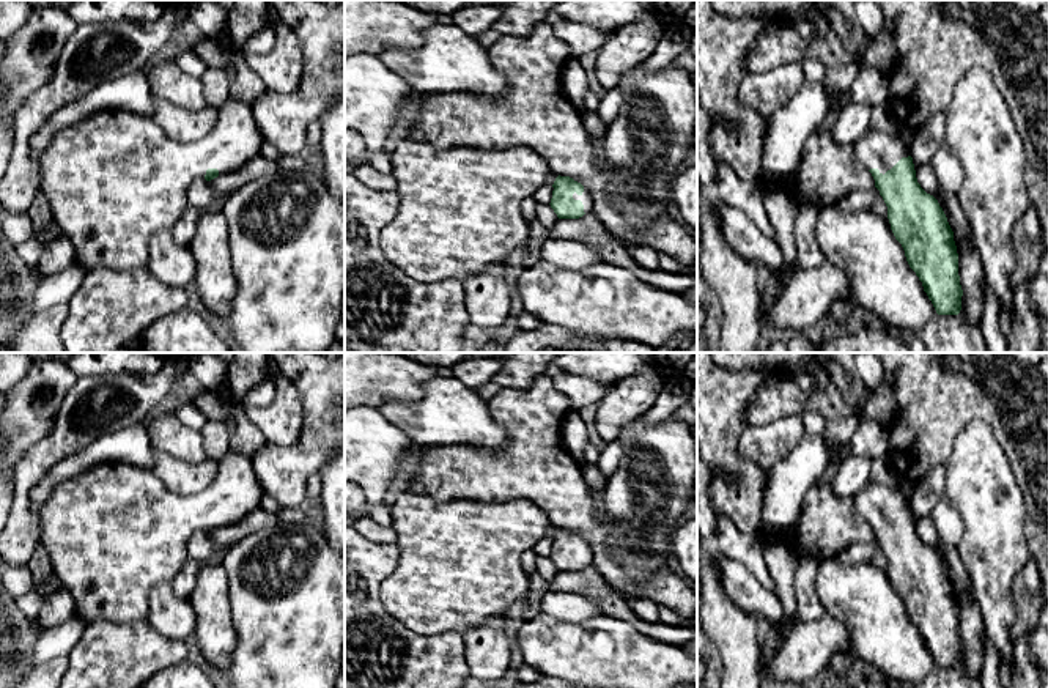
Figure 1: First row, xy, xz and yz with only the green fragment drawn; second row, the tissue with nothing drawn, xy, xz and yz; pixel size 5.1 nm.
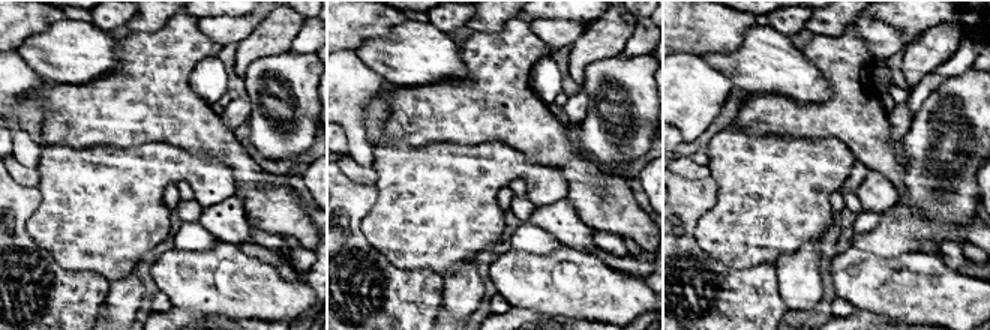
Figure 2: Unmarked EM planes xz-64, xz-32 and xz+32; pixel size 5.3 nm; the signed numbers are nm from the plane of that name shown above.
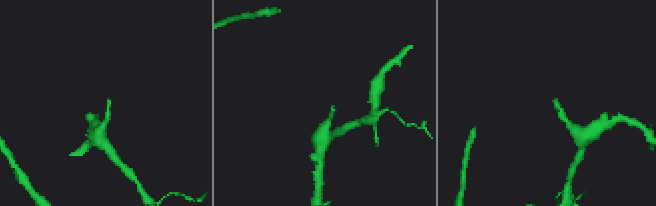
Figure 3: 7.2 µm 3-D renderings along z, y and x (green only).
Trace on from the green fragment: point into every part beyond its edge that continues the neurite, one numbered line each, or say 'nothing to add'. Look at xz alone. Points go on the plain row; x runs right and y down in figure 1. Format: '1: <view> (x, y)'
1: xz (587, 548)

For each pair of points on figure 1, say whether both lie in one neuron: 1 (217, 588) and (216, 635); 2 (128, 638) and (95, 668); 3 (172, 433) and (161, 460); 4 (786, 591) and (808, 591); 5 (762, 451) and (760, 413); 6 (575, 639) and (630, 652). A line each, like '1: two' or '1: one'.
1: one
2: one
3: two
4: two
5: two
6: one

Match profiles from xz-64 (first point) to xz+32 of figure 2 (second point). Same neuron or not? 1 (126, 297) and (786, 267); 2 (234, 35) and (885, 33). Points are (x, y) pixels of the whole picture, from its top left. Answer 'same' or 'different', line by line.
1: same
2: same

